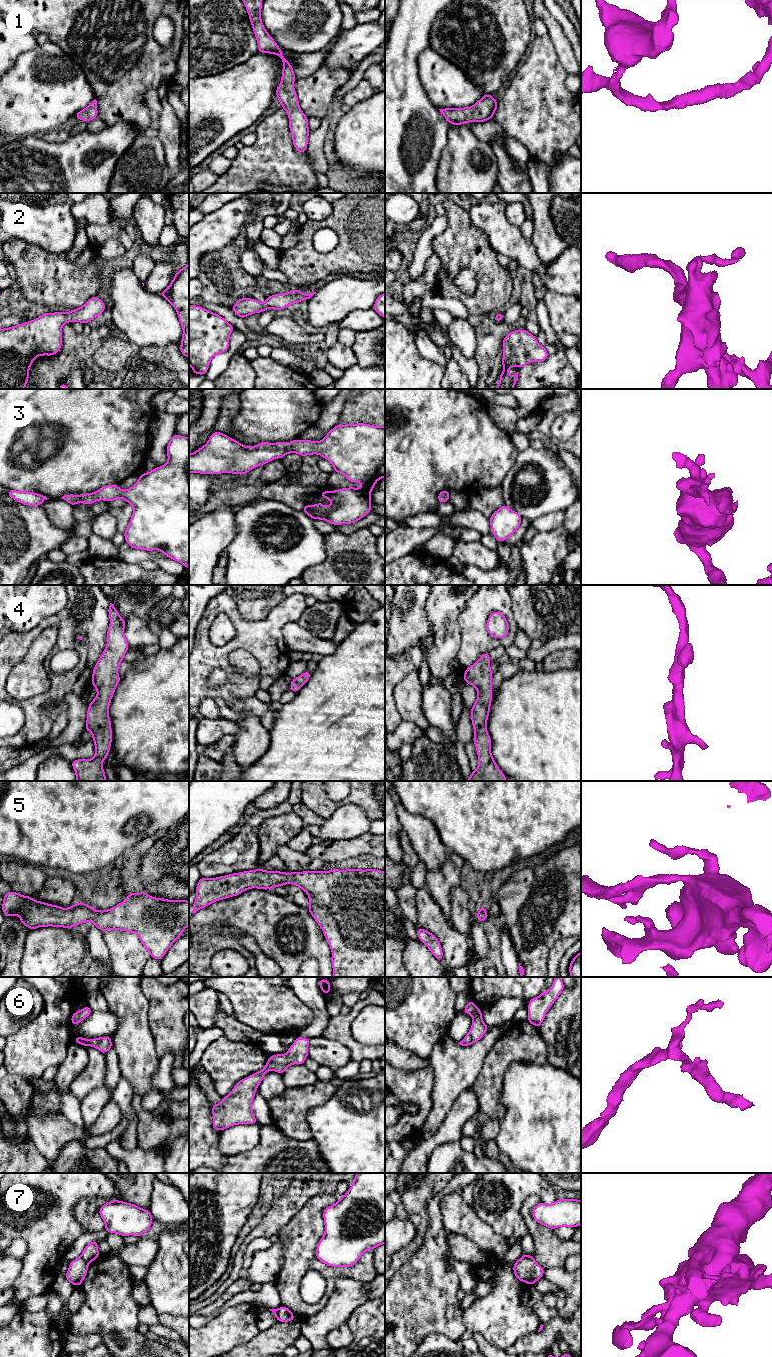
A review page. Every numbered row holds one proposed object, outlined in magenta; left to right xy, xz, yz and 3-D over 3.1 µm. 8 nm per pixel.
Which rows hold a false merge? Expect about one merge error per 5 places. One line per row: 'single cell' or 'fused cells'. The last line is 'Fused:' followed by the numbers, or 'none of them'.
1: single cell
2: single cell
3: single cell
4: single cell
5: single cell
6: single cell
7: fused cells
Fused: 7

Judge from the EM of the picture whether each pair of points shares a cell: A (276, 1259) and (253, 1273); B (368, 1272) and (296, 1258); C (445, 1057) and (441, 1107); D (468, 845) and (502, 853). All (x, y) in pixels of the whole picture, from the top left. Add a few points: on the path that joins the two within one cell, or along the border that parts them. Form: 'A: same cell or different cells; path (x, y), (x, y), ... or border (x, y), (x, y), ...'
A: same cell; path (270, 1261), (259, 1272)
B: same cell; path (350, 1272), (327, 1272), (314, 1264)
C: same cell; path (445, 1069), (444, 1095)
D: same cell; path (476, 845), (494, 845)

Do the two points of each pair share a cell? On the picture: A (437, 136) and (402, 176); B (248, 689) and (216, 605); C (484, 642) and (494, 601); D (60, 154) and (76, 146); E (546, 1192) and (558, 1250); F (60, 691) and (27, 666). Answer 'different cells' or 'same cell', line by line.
A: same cell
B: same cell
C: same cell
D: same cell
E: different cells
F: different cells

